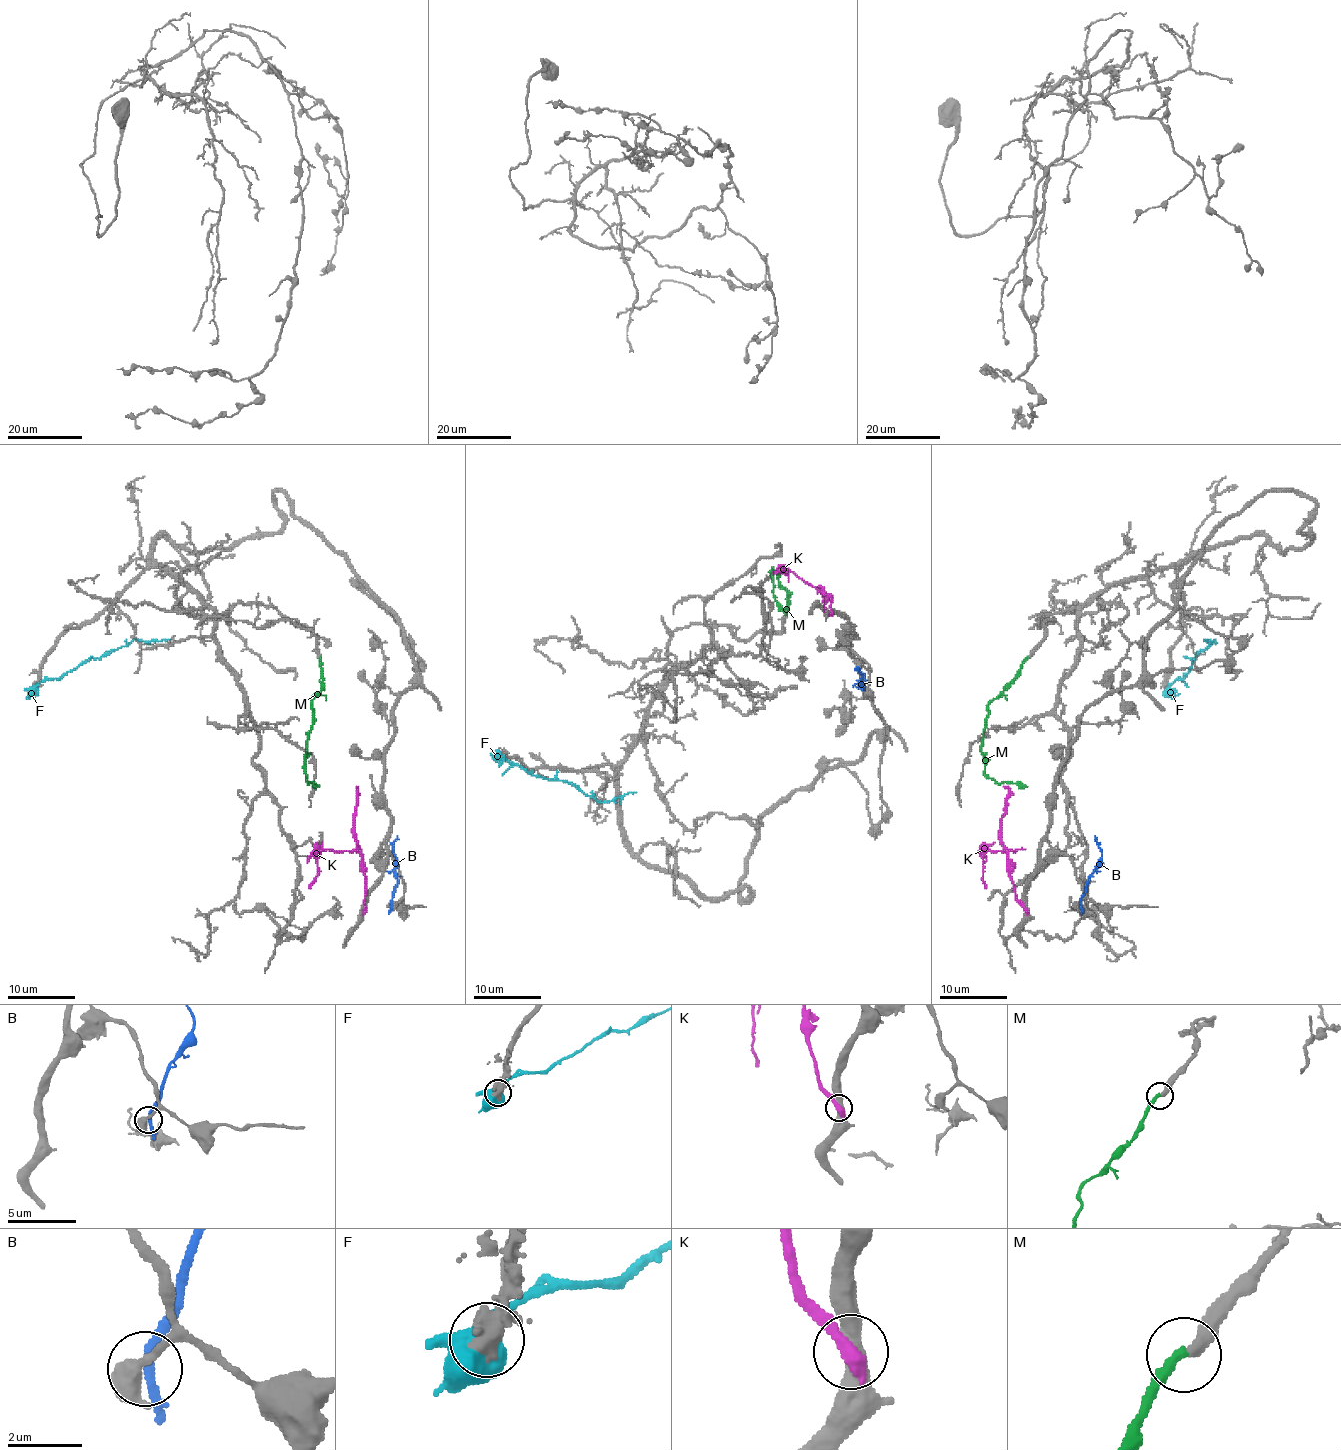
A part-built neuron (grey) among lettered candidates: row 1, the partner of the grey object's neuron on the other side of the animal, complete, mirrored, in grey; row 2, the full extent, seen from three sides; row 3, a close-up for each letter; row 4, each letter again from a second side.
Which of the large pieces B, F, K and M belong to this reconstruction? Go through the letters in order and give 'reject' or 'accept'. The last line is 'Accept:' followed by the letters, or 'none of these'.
B: reject
F: reject
K: reject
M: accept
Accept: M

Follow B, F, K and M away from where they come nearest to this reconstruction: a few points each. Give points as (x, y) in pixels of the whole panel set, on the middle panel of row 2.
B: (858, 666), (863, 675), (860, 688), (863, 682)
F: (500, 755), (534, 775), (571, 782), (600, 802), (636, 792)
K: (831, 612), (831, 599), (822, 592), (788, 572), (782, 570), (775, 573)
M: (787, 614), (788, 592), (780, 583), (778, 573), (773, 568), (773, 597), (785, 614)

